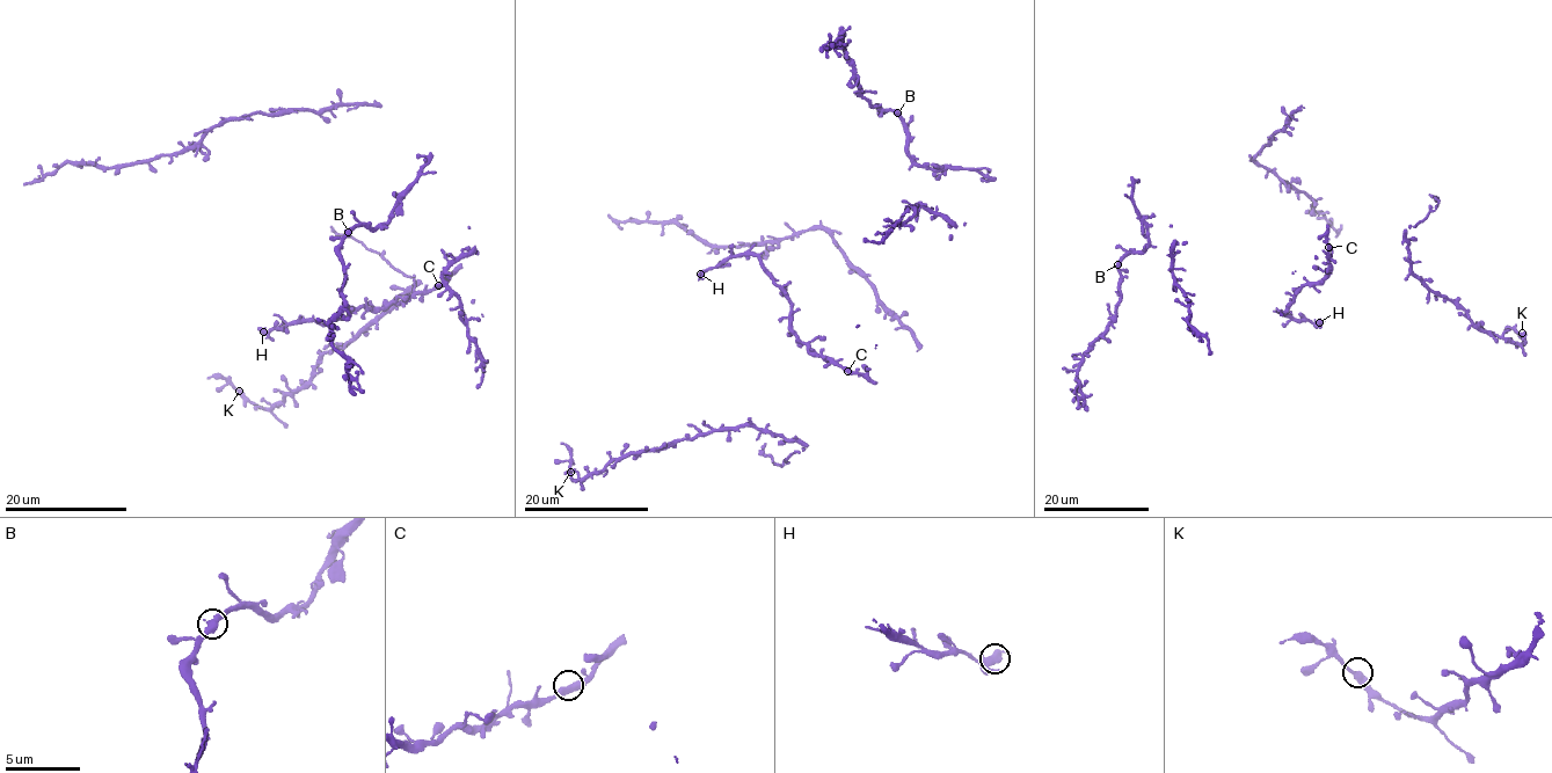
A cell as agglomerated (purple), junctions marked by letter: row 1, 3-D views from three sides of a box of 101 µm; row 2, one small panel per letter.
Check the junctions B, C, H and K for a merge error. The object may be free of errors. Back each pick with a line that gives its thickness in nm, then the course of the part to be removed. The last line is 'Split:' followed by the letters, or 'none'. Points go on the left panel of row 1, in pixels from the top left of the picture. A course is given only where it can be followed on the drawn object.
Split: none

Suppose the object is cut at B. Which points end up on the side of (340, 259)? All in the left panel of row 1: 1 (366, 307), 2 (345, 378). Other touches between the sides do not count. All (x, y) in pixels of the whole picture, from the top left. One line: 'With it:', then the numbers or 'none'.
With it: 2

